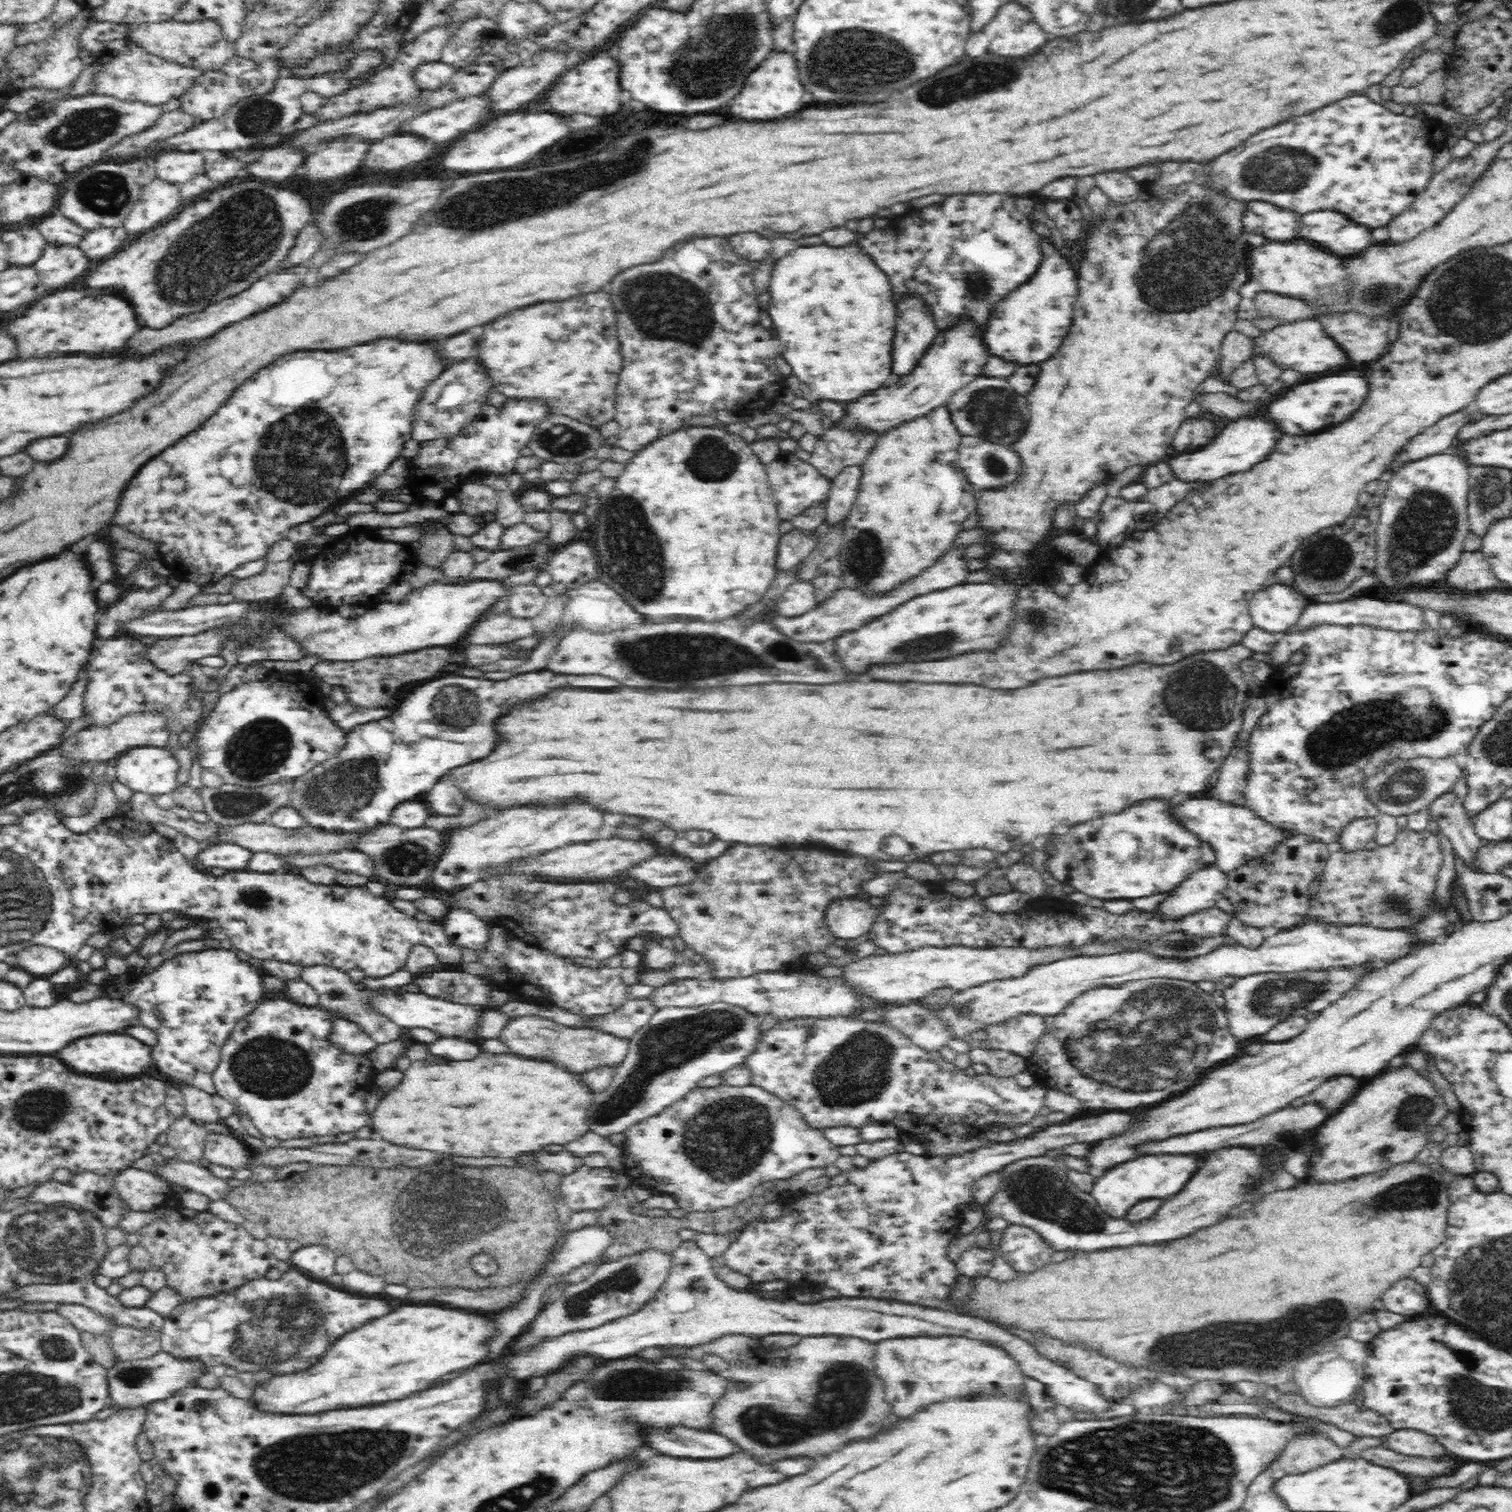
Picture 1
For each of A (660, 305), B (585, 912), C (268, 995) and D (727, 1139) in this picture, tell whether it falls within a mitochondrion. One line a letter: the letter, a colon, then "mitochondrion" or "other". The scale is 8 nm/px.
A: mitochondrion
B: other
C: other
D: mitochondrion

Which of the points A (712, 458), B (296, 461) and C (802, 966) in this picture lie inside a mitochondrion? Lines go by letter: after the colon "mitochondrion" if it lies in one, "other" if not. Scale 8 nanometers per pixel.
A: mitochondrion
B: mitochondrion
C: other

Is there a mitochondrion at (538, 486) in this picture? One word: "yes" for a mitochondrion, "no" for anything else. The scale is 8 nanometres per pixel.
no

